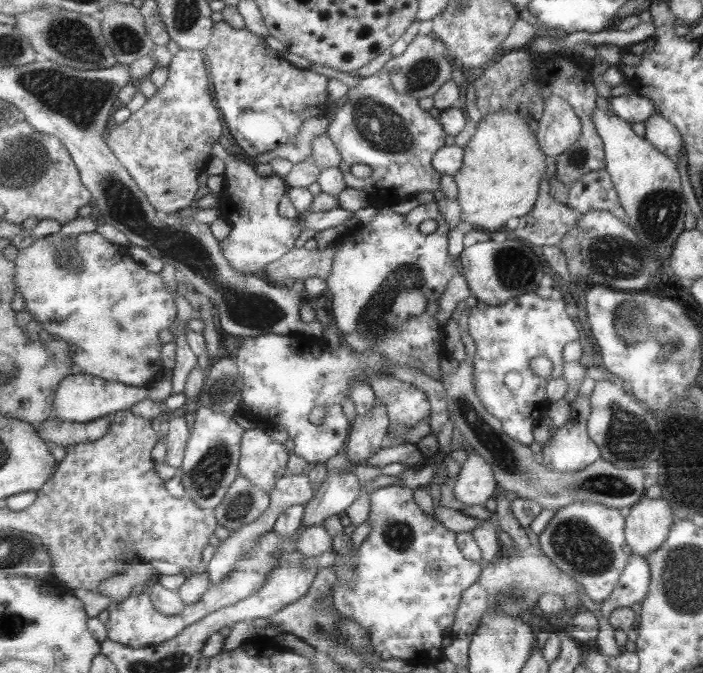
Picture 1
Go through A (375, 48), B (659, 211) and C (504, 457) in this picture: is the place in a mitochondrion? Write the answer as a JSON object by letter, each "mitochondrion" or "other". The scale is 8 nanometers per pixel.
{"A":"other","B":"mitochondrion","C":"mitochondrion"}

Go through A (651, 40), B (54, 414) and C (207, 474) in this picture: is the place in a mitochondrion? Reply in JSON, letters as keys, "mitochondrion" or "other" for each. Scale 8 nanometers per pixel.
{"A":"other","B":"other","C":"mitochondrion"}

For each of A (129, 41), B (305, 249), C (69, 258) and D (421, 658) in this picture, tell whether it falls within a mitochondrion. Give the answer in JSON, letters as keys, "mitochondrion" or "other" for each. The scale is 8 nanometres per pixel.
{"A":"mitochondrion","B":"other","C":"mitochondrion","D":"other"}

